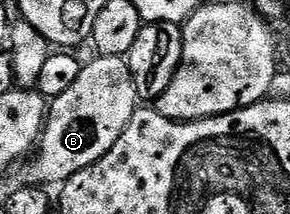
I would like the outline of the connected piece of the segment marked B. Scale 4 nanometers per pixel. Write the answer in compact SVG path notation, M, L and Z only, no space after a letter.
M95 57L91 64L83 66L70 89L50 100L43 134L39 136L37 150L30 156L26 182L31 185L66 183L73 173L81 173L81 169L93 165L113 149L136 109L137 96L126 58Z

